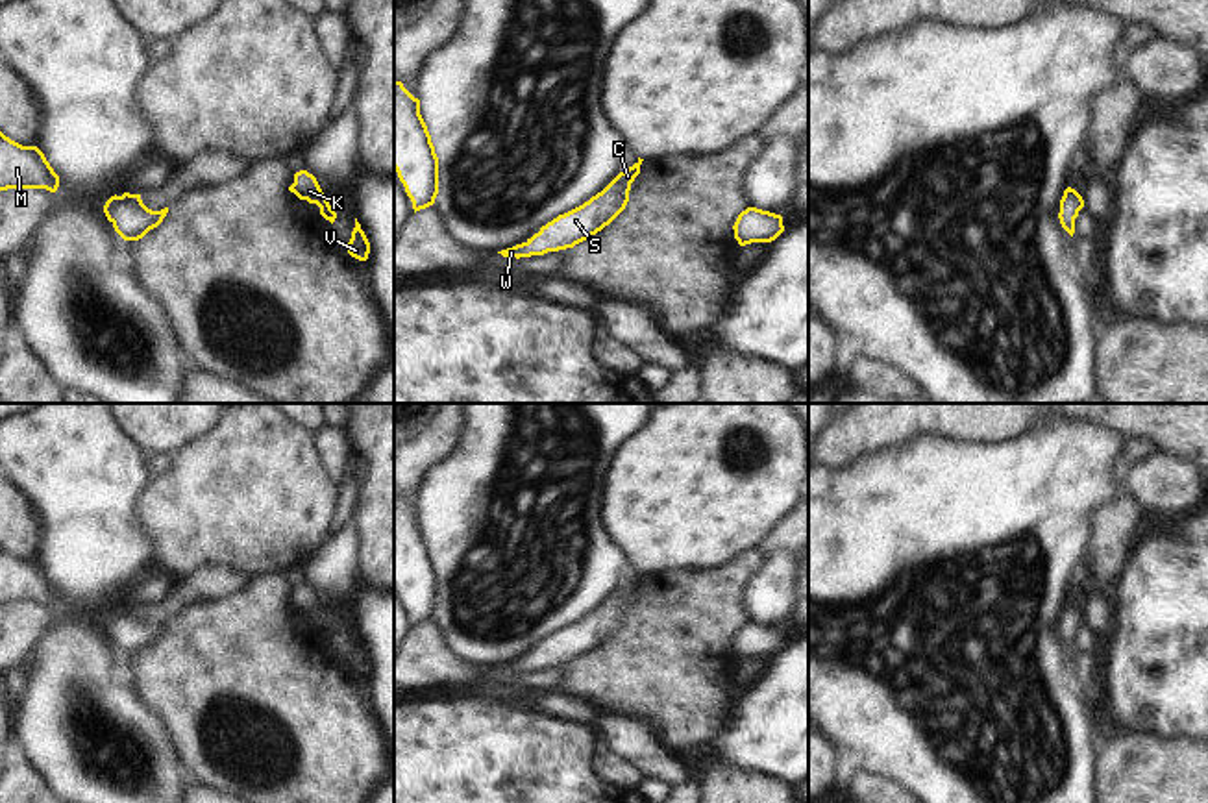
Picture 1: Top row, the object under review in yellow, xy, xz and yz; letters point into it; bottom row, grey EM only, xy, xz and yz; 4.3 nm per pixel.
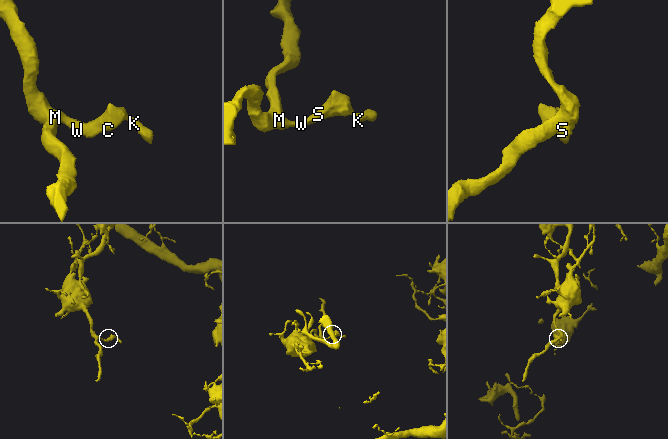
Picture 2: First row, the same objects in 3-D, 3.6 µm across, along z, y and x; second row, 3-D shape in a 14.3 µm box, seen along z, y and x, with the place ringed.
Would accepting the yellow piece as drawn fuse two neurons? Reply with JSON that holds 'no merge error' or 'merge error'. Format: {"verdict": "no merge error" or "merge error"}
{"verdict": "no merge error"}

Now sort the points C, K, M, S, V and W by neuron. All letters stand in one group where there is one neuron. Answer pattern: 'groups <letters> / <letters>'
groups C K M S V W

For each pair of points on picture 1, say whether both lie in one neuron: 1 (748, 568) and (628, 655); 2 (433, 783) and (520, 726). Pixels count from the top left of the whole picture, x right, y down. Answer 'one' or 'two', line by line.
1: one
2: one

